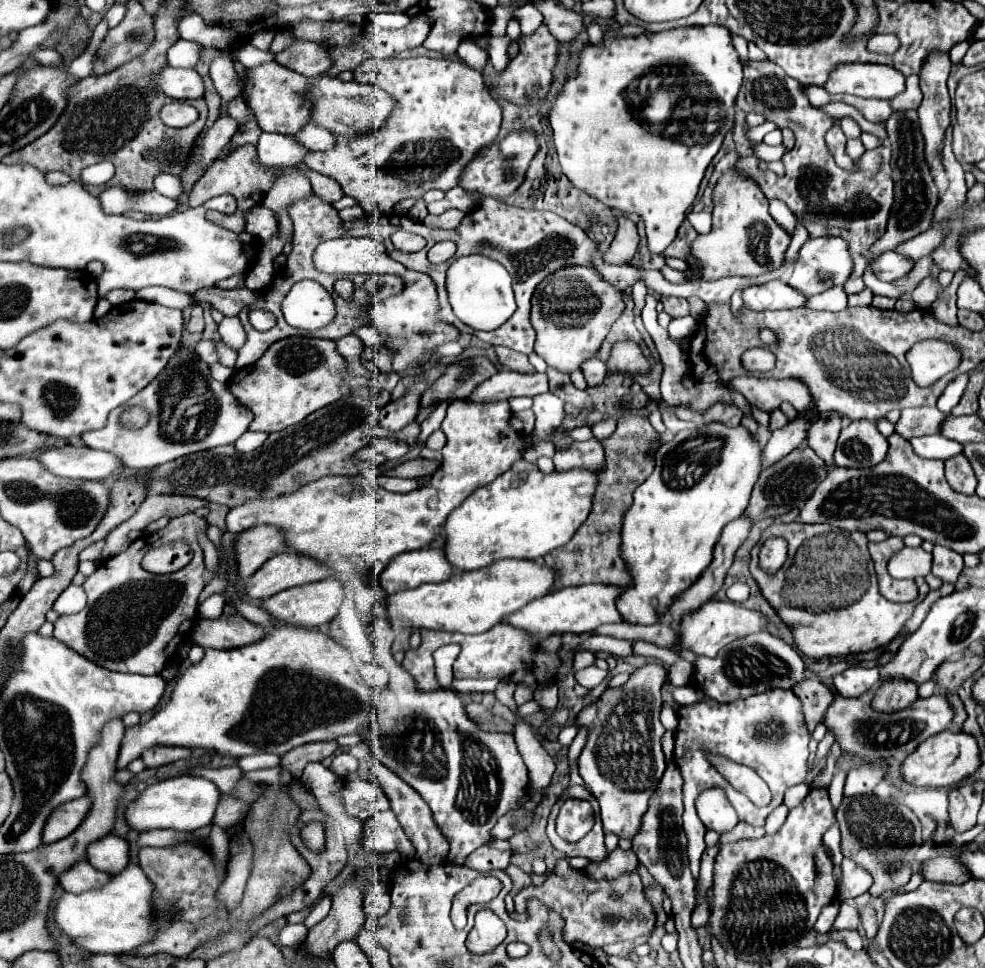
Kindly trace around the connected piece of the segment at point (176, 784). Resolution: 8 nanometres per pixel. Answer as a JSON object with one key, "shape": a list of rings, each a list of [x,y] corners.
{"shape":[[[179,775],[155,785],[149,785],[135,801],[127,805],[125,823],[133,831],[151,831],[151,829],[173,829],[173,831],[195,831],[211,823],[215,815],[215,805],[219,801],[219,789],[205,777]]]}

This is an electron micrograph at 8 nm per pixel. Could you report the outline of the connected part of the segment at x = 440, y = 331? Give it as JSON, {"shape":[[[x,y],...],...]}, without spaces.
{"shape":[[[411,271],[409,279],[405,279],[405,289],[399,295],[393,295],[385,301],[379,301],[375,305],[365,307],[367,317],[371,319],[371,325],[389,337],[387,347],[393,353],[393,369],[399,373],[405,367],[413,363],[421,363],[425,359],[433,357],[433,347],[457,341],[459,331],[453,325],[447,325],[437,319],[437,291],[435,283],[419,271]]]}

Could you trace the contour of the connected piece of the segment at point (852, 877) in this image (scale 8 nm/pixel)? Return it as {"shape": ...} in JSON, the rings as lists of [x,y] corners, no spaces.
{"shape":[[[847,857],[843,859],[841,869],[843,869],[843,879],[837,885],[837,897],[841,901],[855,899],[855,897],[863,895],[871,887],[871,881],[873,881],[871,875],[865,869],[861,869],[857,863],[849,861]]]}

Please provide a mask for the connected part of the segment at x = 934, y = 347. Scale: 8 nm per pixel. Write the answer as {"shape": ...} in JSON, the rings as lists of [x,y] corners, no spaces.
{"shape":[[[921,341],[907,353],[907,361],[913,369],[913,379],[923,387],[953,371],[959,365],[959,359],[961,353],[943,341]]]}

